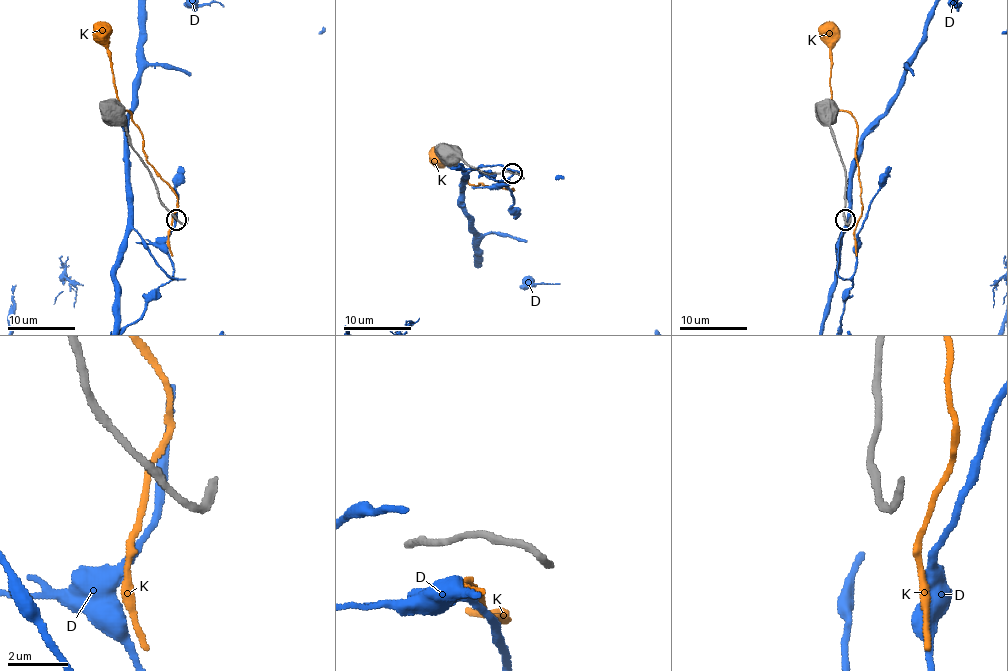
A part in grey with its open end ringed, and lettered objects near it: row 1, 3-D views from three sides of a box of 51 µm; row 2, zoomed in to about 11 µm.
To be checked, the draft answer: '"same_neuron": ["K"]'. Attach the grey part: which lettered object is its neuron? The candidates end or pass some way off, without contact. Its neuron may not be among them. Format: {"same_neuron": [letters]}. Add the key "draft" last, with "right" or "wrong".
{"same_neuron": [], "draft": "wrong"}

